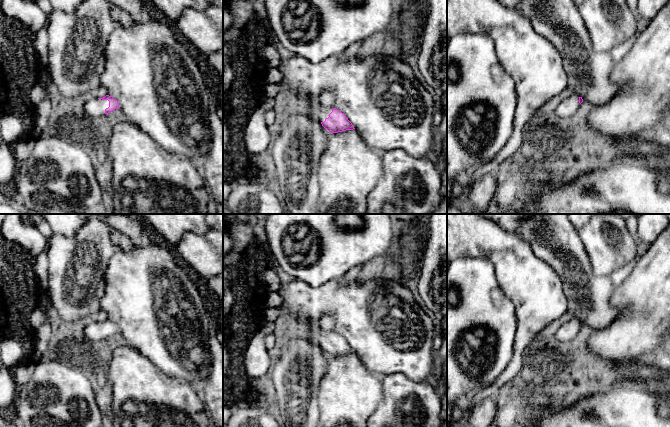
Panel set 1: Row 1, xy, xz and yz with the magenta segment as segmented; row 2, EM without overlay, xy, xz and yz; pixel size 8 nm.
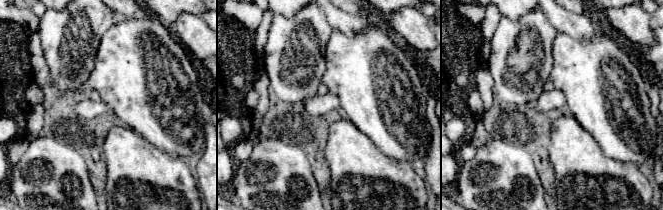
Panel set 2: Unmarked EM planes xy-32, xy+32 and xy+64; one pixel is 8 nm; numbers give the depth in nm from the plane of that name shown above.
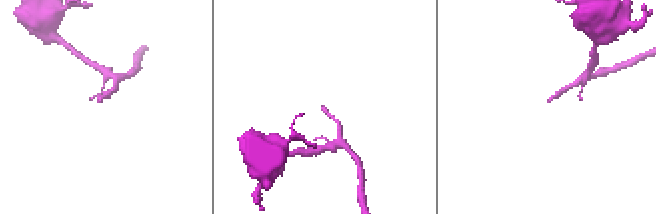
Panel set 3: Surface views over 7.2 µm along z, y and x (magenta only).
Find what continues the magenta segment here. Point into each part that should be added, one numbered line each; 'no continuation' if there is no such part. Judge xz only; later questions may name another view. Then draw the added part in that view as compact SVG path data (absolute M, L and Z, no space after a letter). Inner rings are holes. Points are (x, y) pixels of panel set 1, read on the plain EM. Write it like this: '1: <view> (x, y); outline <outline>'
1: xz (318, 335); outline M318 322L304 323L302 325L311 331L309 338L311 338L319 346L324 346L325 343L329 341L329 338L332 336L333 333L333 330L331 331L322 330Z

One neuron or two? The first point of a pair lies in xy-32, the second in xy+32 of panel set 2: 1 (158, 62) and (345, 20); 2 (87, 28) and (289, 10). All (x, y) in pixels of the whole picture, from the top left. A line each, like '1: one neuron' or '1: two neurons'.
1: two neurons
2: two neurons

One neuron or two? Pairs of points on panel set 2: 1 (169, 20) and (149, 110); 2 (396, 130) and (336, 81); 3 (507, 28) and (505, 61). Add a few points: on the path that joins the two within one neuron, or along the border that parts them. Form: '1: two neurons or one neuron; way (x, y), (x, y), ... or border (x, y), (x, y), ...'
1: two neurons; border (150, 12), (170, 28)
2: one neuron; way (381, 118), (351, 88)
3: one neuron; way (507, 36), (507, 53)

